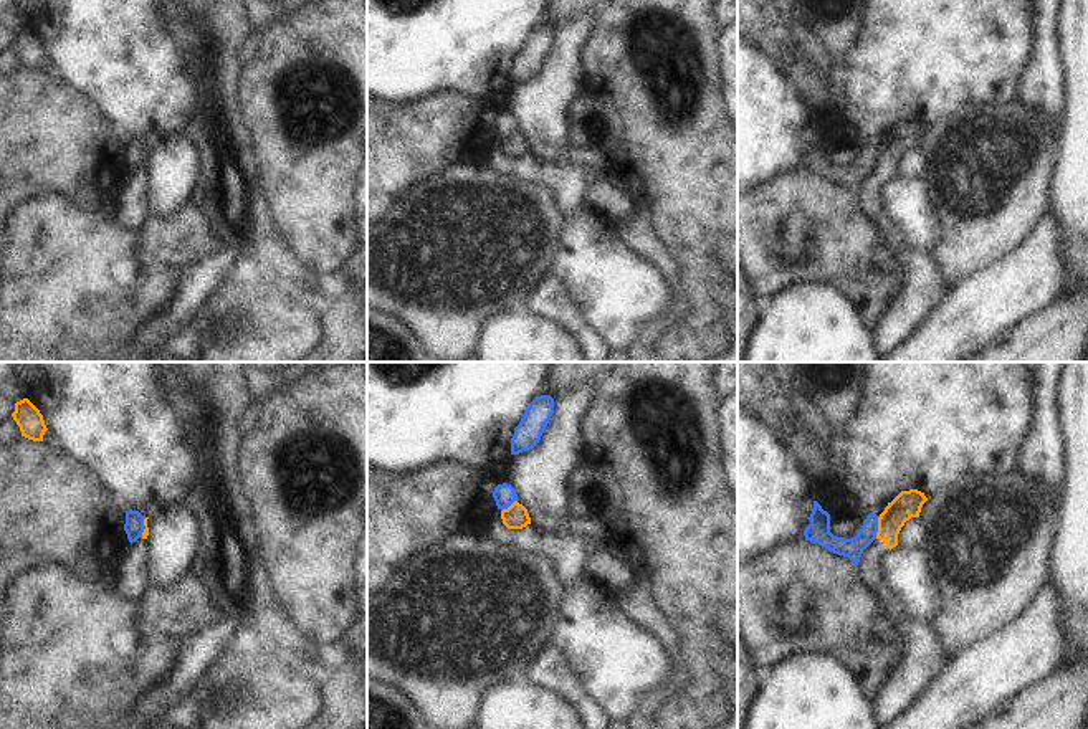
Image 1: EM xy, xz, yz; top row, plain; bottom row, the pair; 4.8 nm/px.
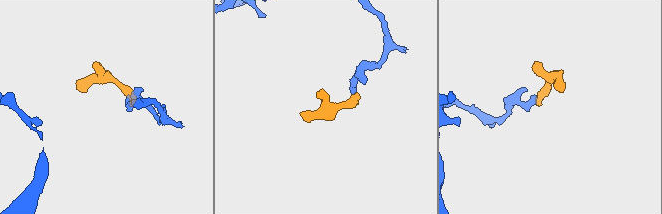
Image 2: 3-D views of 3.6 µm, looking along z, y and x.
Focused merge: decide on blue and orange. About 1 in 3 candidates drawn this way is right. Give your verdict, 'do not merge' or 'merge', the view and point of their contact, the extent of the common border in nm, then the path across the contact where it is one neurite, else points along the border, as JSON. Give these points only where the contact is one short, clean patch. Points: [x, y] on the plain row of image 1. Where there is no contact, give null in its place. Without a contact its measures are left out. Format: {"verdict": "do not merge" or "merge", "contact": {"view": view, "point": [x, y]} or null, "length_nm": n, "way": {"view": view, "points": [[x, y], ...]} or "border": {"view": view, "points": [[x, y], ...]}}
{"verdict": "do not merge", "contact": {"view": "yz", "point": [877, 157]}, "length_nm": 110, "border": {"view": "yz", "points": [[880, 146], [875, 167]]}}

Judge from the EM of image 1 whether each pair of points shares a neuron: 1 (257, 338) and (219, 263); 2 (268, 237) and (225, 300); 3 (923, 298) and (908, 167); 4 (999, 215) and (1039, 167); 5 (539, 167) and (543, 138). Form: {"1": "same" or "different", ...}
{"1": "different", "2": "different", "3": "different", "4": "same", "5": "different"}

